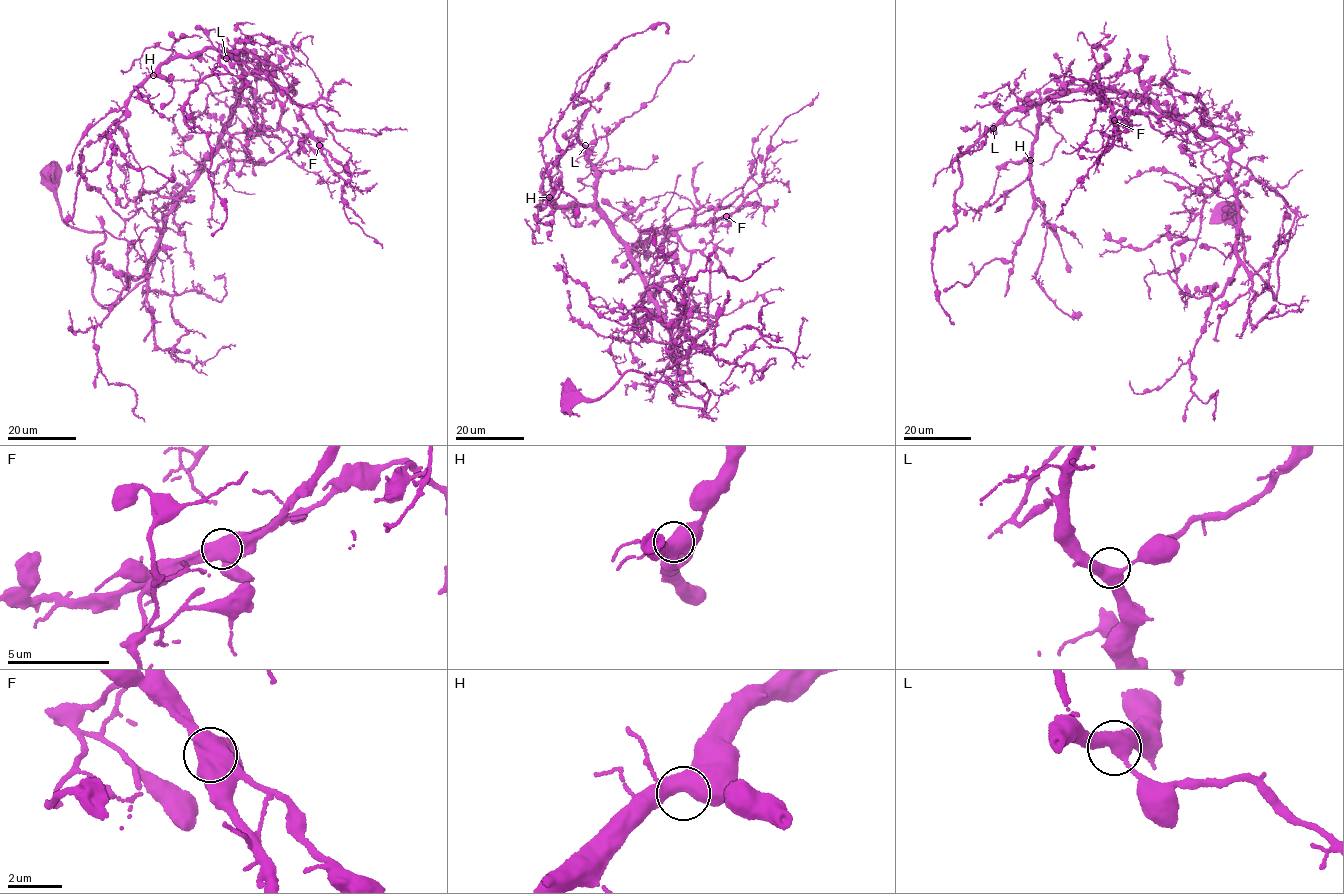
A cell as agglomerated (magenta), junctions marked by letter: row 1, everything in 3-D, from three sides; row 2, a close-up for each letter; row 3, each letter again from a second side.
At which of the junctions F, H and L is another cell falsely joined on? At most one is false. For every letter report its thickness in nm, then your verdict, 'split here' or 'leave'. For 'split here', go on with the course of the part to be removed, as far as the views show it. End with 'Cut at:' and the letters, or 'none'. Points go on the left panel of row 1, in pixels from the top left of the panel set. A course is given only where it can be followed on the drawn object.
F: 650 nm | leave
H: 480 nm | leave
L: 440 nm | leave
Cut at: none

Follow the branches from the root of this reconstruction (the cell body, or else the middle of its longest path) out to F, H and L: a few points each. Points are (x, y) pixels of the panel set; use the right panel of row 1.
F: (1225, 213), (1242, 235), (1233, 252), (1275, 299), (1295, 214), (1231, 159), (1241, 132), (1114, 120)
H: (1225, 213), (1275, 299), (1295, 213), (1220, 139), (1124, 93), (1066, 92), (1038, 105), (1030, 160)
L: (1225, 213), (1242, 235), (1233, 252), (1275, 299), (1295, 213), (1220, 139), (1113, 90), (1054, 93), (993, 128)

